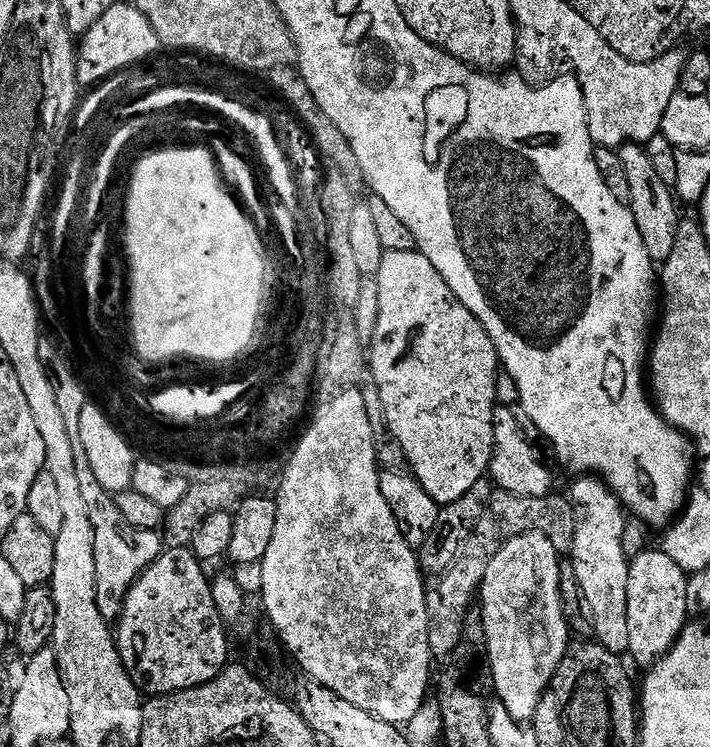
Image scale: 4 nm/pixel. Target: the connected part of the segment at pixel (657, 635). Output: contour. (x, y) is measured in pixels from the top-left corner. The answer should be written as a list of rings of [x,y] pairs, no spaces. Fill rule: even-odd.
[[[663,550],[656,552],[640,552],[631,557],[628,566],[628,593],[626,594],[626,619],[630,630],[630,646],[627,650],[629,657],[633,656],[644,670],[651,669],[676,644],[682,634],[684,625],[690,617],[686,606],[686,590],[689,573],[667,556]]]

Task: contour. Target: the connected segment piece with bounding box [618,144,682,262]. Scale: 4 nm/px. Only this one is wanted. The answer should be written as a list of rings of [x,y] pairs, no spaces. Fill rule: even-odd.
[[[624,144],[618,151],[622,167],[626,169],[626,179],[630,181],[630,207],[634,222],[638,222],[638,234],[642,234],[642,242],[646,242],[646,254],[650,254],[653,262],[666,261],[673,253],[675,234],[682,219],[682,213],[676,209],[677,197],[673,189],[668,188],[662,178],[658,178],[645,145]]]

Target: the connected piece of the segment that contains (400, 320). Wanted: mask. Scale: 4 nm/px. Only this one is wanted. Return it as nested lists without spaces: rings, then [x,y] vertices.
[[[417,250],[384,252],[378,261],[380,269],[374,273],[378,286],[377,324],[370,339],[372,353],[370,350],[366,356],[370,380],[378,386],[382,415],[408,459],[411,475],[436,504],[443,506],[458,502],[462,494],[474,487],[474,482],[489,475],[492,467],[494,414],[498,407],[496,374],[502,368],[500,358],[482,322],[458,302],[454,290],[446,286],[430,258]]]

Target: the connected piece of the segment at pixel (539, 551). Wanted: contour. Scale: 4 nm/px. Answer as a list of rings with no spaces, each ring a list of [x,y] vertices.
[[[523,532],[521,536],[512,537],[502,545],[501,549],[498,550],[498,554],[490,562],[484,581],[481,583],[478,608],[480,606],[480,612],[484,615],[484,640],[482,639],[482,644],[488,657],[488,668],[492,671],[492,688],[494,689],[494,696],[496,696],[495,699],[510,710],[528,708],[529,713],[536,712],[538,702],[542,702],[544,693],[552,687],[552,680],[556,676],[562,658],[568,655],[570,639],[568,640],[568,624],[564,621],[564,600],[560,597],[560,560],[562,560],[561,553],[554,550],[550,538],[546,538],[540,532]]]

